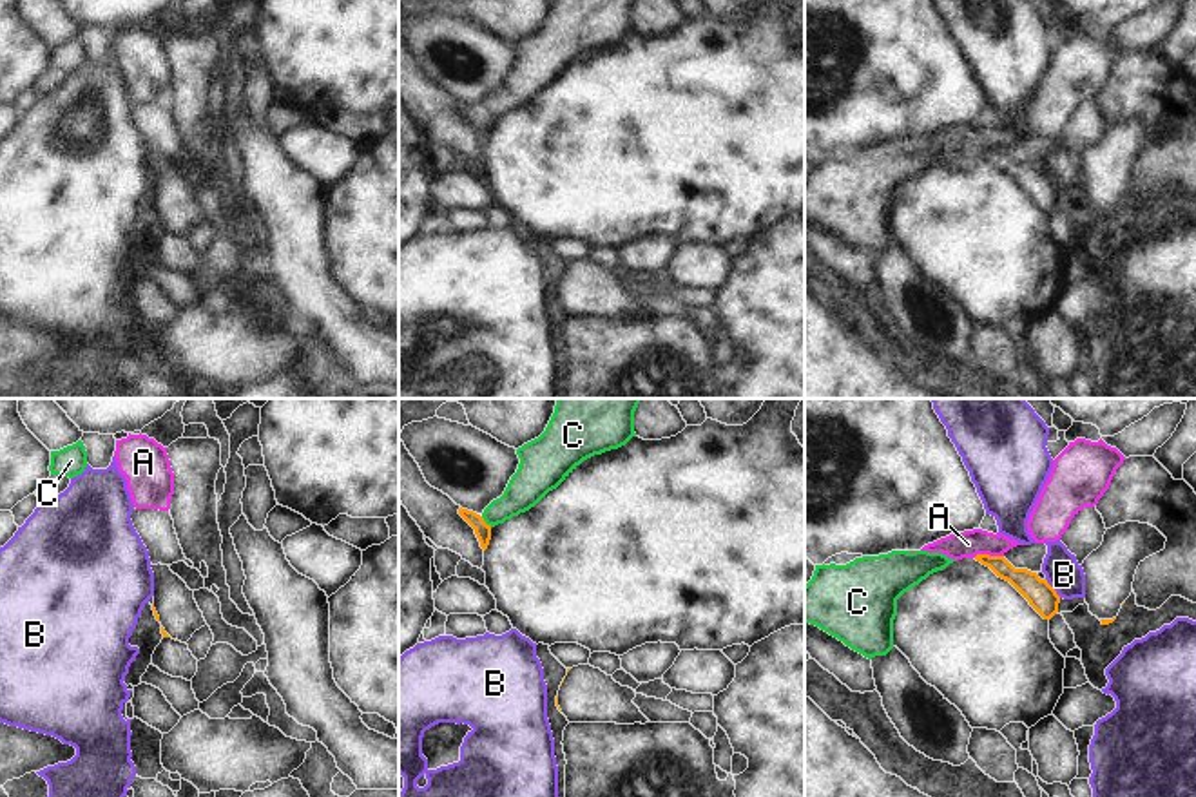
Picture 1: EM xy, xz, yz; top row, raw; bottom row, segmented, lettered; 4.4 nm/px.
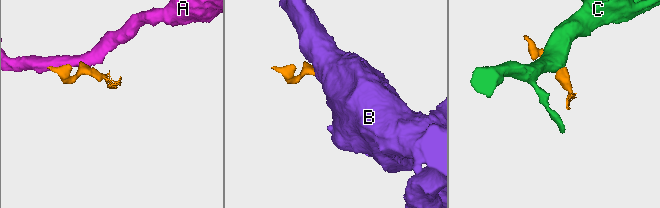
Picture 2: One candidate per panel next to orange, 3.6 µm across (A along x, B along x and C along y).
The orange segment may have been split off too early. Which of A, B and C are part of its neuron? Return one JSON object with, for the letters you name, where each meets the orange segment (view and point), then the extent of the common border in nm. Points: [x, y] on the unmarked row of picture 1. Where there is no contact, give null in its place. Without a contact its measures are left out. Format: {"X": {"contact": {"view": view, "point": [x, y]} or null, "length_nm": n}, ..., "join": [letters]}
{"join": []}

